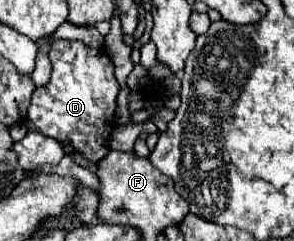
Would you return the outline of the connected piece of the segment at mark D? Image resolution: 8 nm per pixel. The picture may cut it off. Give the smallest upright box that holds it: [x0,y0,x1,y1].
[27,39,119,161]

